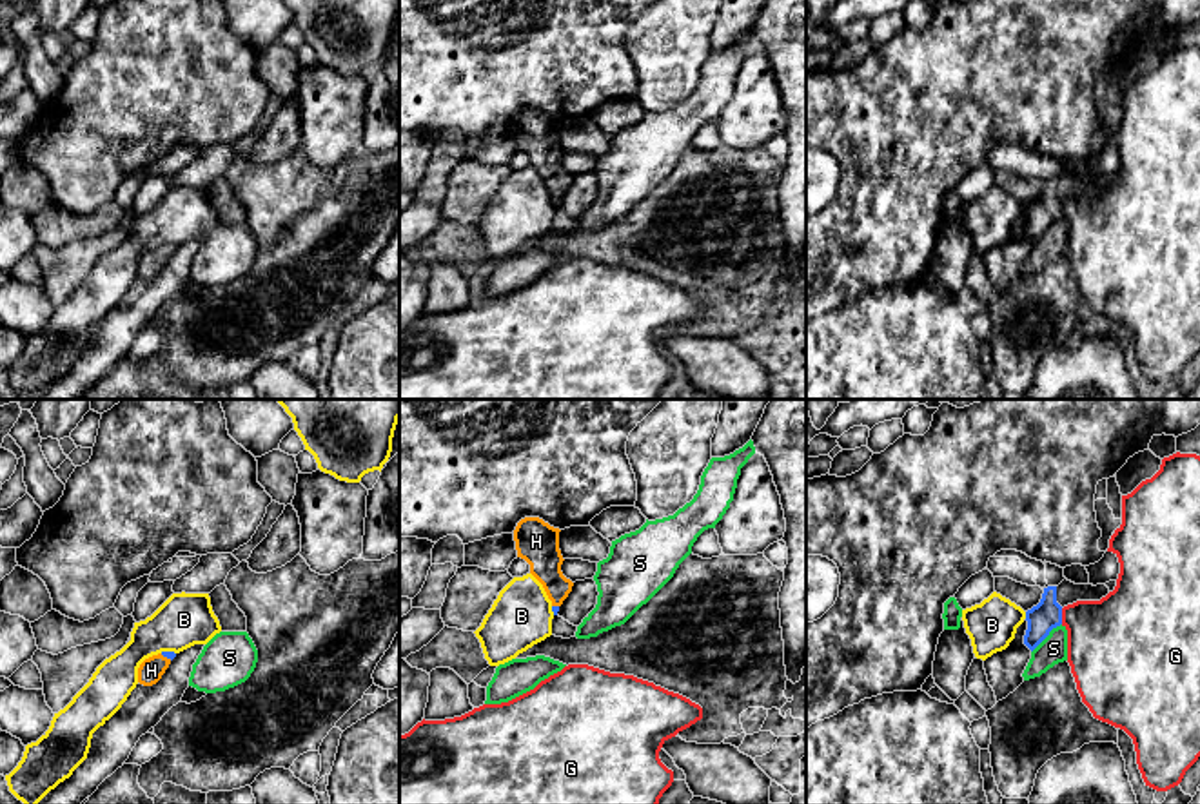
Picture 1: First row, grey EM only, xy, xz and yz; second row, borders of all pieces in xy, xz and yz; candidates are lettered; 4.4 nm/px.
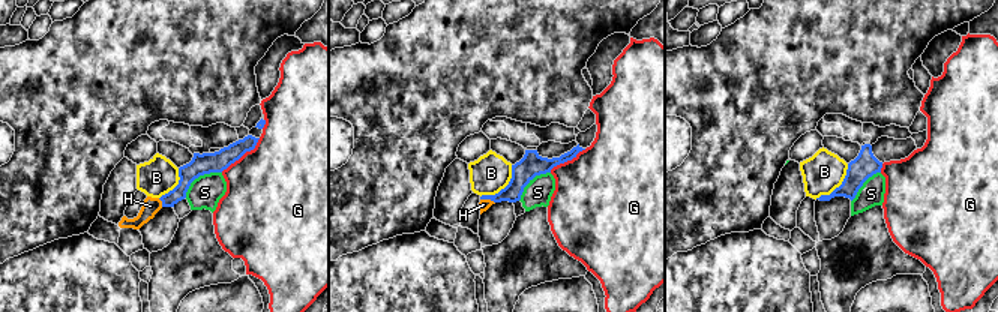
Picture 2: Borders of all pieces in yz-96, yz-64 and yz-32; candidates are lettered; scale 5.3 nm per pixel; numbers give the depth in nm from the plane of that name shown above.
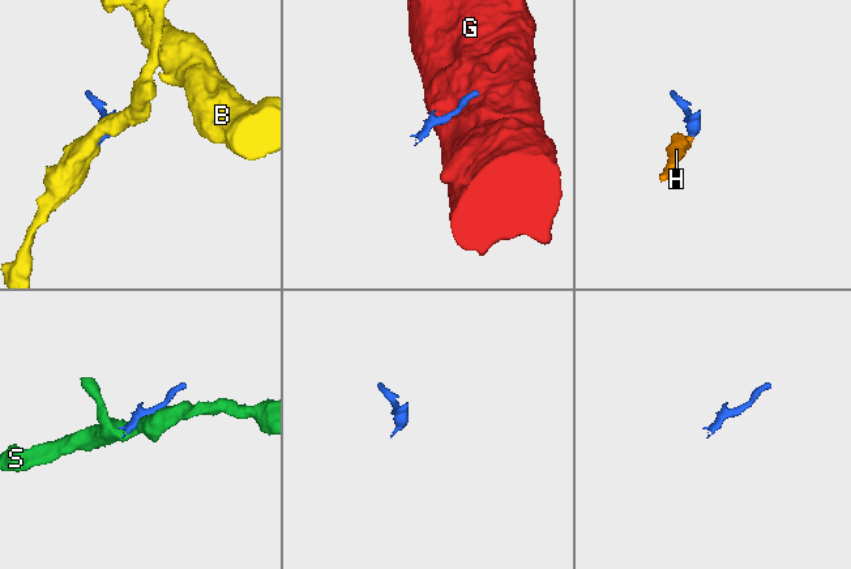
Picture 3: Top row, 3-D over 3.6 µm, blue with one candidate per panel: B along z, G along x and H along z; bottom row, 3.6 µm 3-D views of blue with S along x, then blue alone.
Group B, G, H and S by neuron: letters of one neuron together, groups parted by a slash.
B / G / H / S

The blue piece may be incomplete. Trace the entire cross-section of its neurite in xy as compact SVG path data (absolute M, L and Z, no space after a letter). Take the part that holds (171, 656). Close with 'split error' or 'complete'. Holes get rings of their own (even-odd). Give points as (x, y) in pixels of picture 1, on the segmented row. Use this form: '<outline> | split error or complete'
M162 652L158 655L145 659L138 668L138 682L143 686L156 684L174 657L174 652Z | split error

